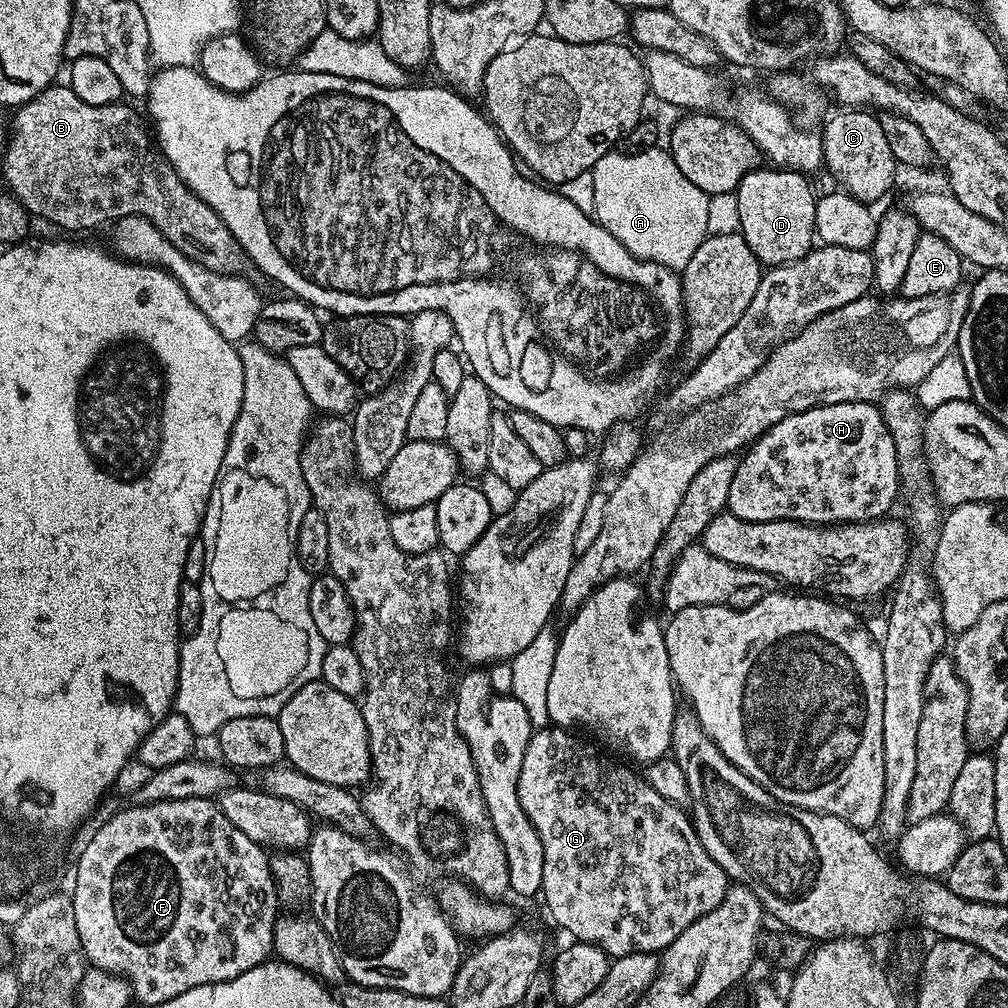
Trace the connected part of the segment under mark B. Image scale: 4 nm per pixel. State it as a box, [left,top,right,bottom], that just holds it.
[3,86,246,276]

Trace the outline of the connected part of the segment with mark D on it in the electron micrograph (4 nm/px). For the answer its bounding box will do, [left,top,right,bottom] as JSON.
[734,166,818,265]

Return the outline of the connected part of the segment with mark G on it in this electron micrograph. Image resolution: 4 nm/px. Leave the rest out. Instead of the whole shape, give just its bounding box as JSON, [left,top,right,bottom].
[518,726,730,957]

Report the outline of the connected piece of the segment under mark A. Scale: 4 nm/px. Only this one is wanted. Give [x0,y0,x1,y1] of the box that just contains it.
[590,147,710,270]

